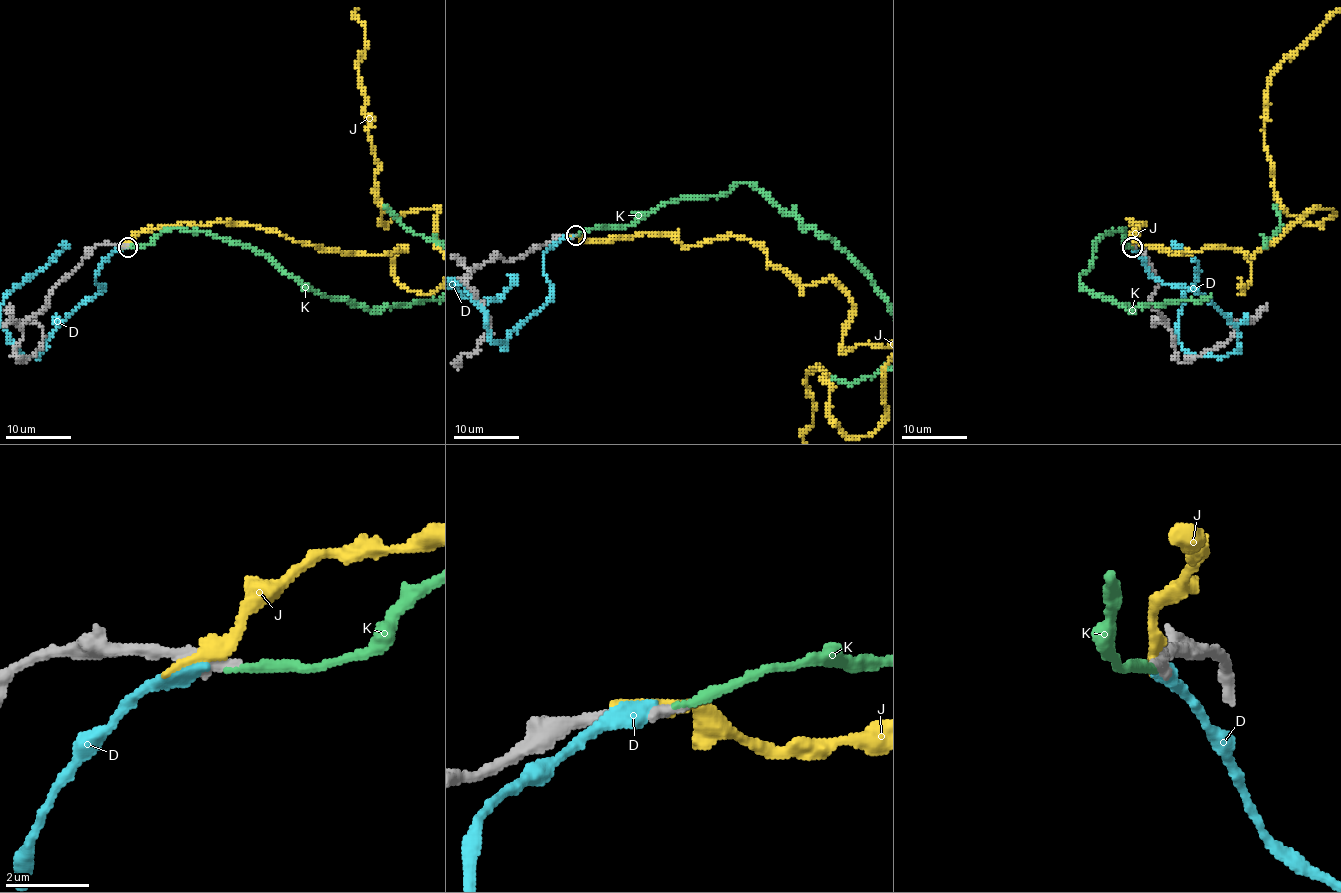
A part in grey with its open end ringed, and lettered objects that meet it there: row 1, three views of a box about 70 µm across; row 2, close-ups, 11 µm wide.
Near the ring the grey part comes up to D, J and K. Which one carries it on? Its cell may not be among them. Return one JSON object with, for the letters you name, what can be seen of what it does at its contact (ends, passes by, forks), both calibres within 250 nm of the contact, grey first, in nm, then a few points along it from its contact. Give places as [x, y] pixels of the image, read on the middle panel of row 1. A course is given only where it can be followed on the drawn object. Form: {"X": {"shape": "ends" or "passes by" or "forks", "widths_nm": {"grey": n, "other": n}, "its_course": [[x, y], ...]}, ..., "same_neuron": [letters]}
{"K": {"shape": "ends", "widths_nm": {"grey": 340, "other": 200}}, "same_neuron": ["K"]}

